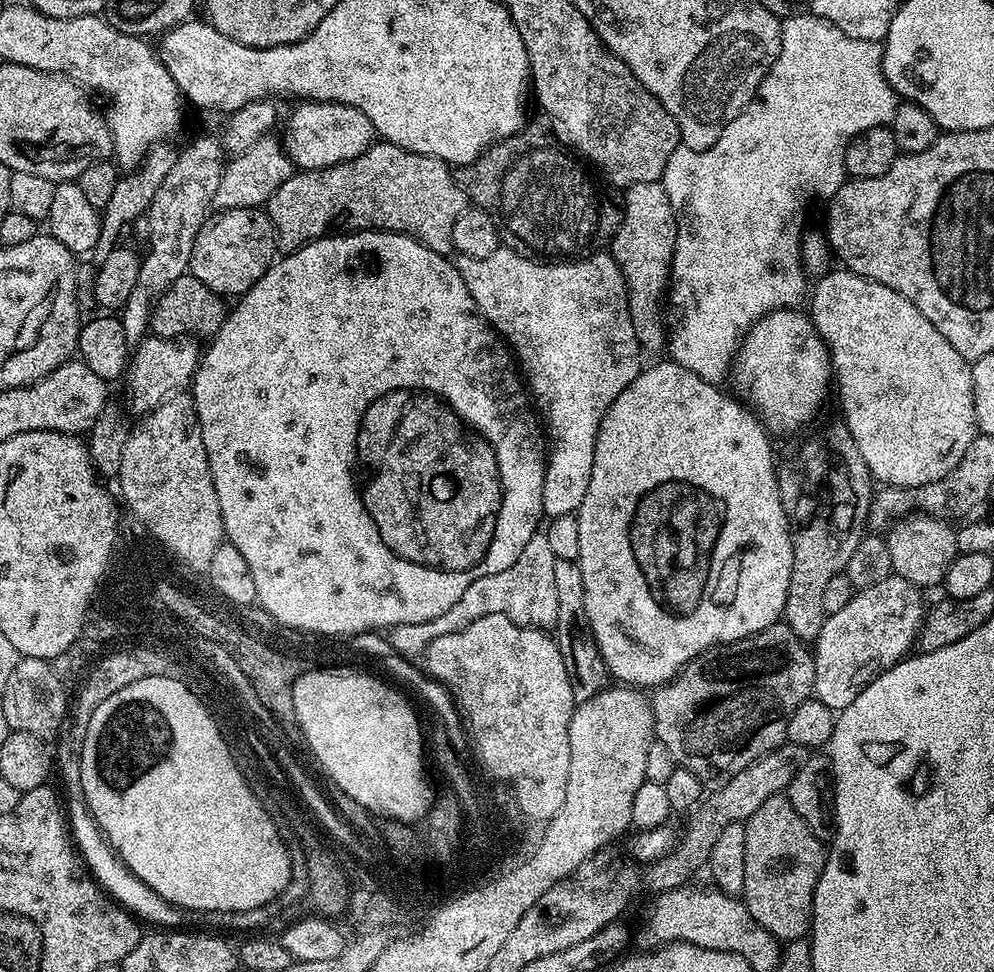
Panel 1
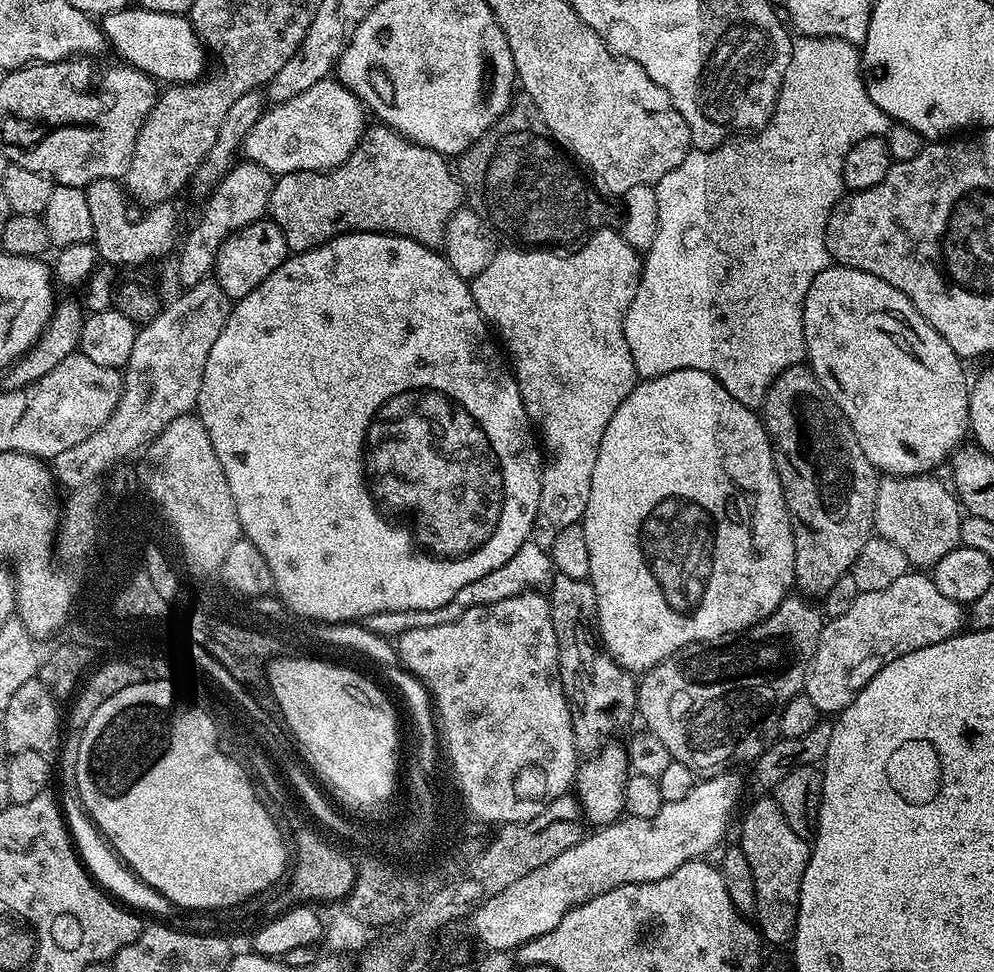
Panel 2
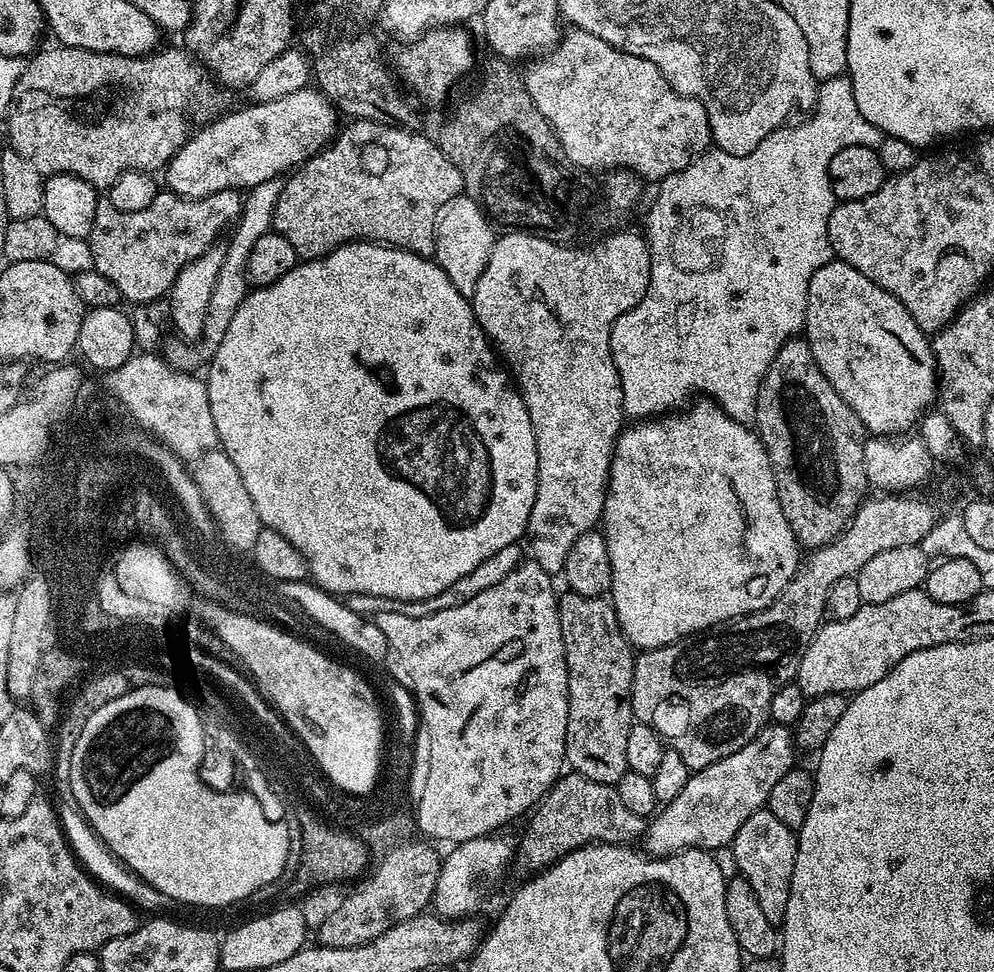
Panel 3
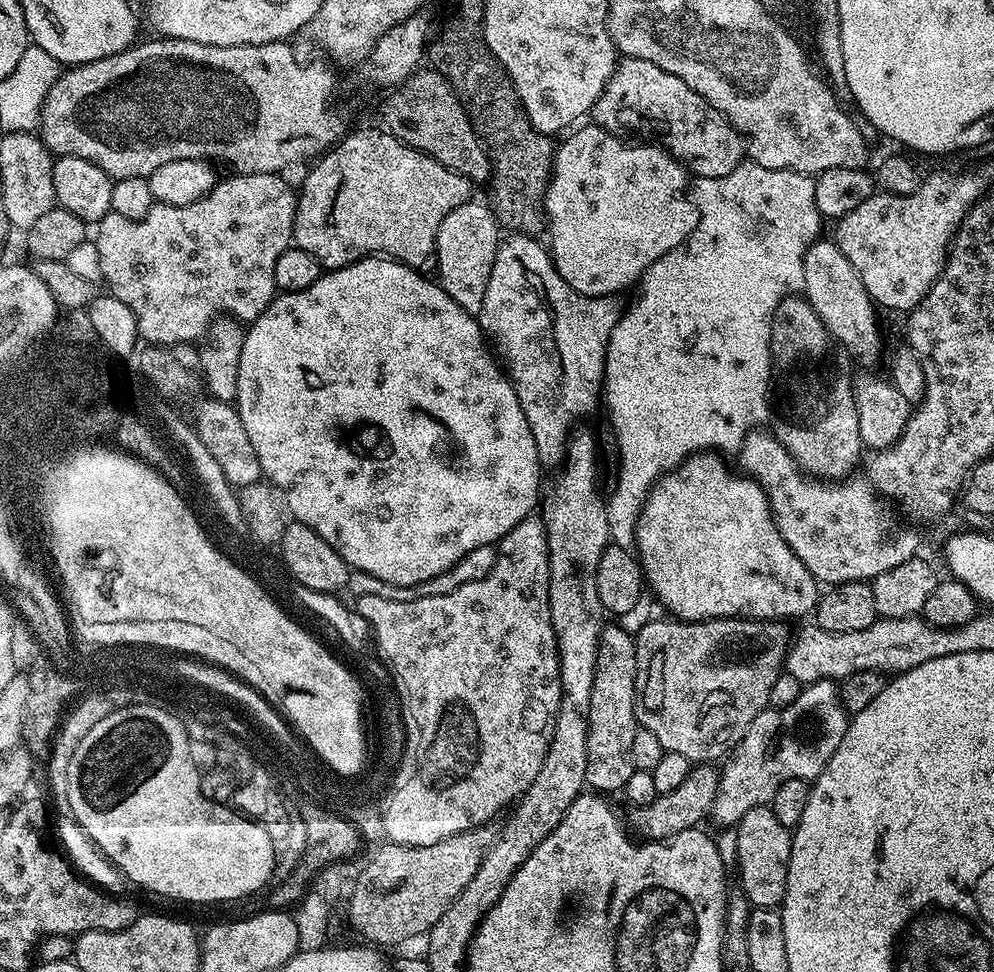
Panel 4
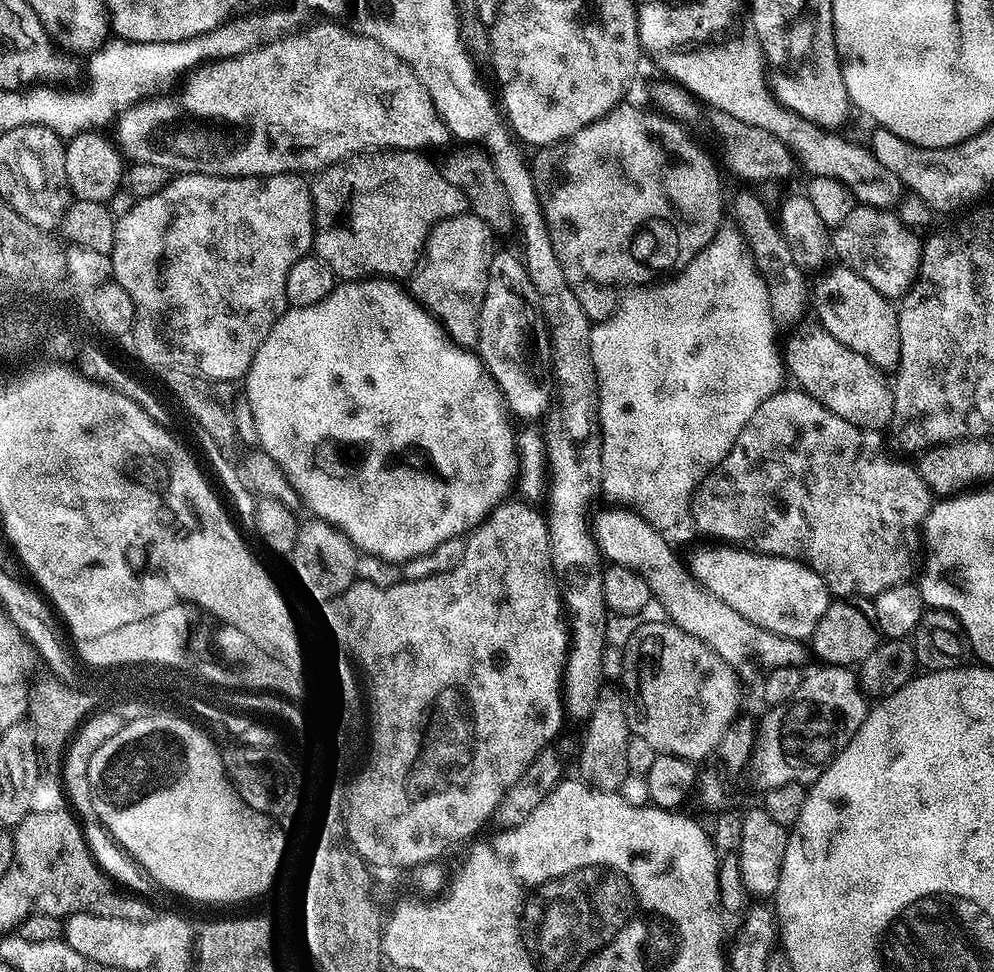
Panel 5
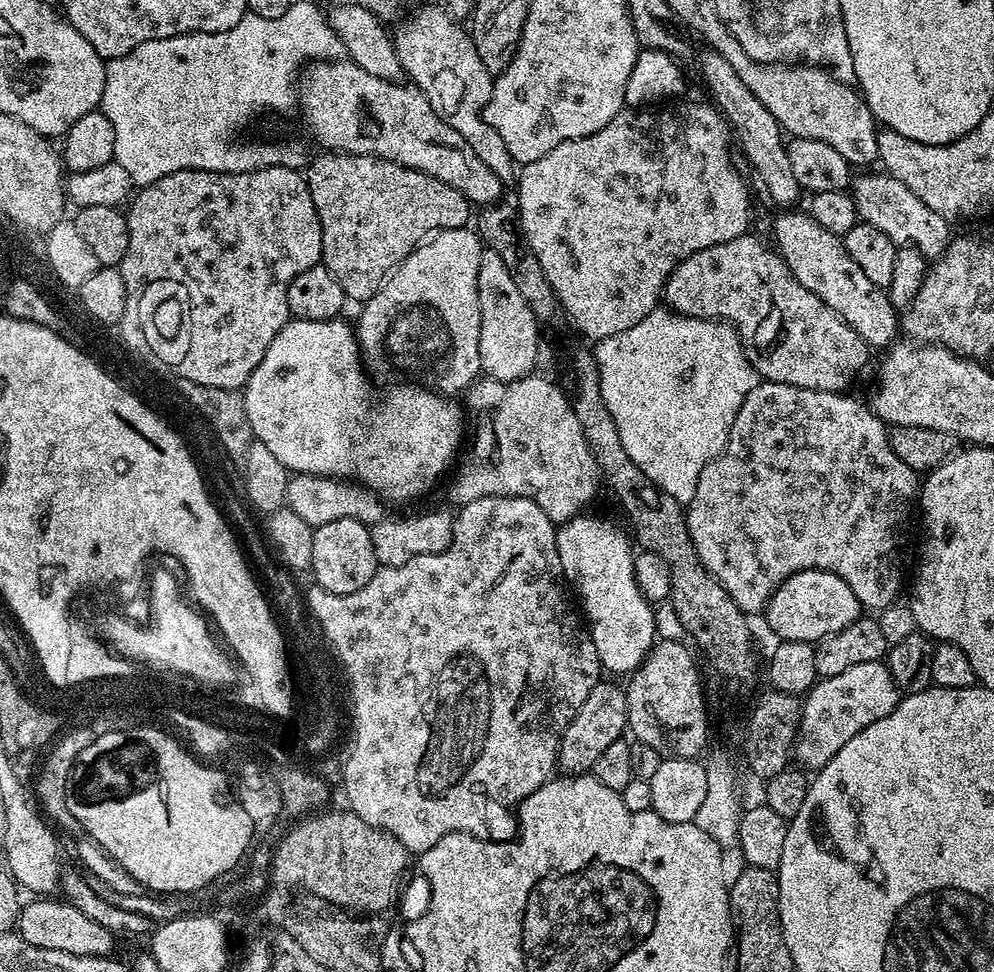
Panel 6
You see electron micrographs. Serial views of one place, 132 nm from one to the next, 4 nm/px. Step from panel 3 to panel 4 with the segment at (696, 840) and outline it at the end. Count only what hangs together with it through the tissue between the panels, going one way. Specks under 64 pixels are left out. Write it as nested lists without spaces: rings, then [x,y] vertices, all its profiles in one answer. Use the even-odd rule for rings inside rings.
[[[831,680],[801,687],[798,698],[790,706],[765,708],[723,761],[724,768],[719,769],[710,820],[735,826],[750,810],[765,807],[772,801],[782,782],[815,781],[840,745],[849,719],[850,713],[840,701],[839,687]]]

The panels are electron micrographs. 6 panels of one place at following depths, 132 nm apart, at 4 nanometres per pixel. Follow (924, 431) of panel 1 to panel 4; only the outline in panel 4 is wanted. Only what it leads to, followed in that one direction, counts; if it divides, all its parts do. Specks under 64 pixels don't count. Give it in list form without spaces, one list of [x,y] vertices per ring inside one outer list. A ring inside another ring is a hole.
[[[818,238],[804,255],[804,287],[802,295],[810,302],[814,314],[824,323],[829,337],[836,340],[856,360],[872,364],[880,352],[880,324],[876,321],[877,305],[862,286],[854,266],[846,262],[846,254],[838,250],[835,239]]]

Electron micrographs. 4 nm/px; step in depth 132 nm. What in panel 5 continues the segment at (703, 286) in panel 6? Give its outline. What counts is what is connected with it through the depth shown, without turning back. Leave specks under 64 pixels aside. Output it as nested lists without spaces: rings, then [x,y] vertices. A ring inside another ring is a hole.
[[[814,326],[805,332],[796,333],[782,350],[782,362],[787,373],[796,378],[795,383],[818,402],[822,402],[838,418],[854,422],[860,428],[884,427],[893,423],[893,385],[884,381],[885,373],[874,367],[862,354],[854,354],[838,338],[834,338],[824,327]]]

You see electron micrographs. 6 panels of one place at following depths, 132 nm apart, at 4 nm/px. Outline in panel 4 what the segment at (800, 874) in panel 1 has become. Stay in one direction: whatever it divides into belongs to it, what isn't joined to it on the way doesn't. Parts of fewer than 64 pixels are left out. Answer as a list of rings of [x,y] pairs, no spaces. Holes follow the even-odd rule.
[[[771,807],[750,810],[739,824],[736,832],[736,864],[740,867],[739,887],[743,889],[752,908],[779,909],[784,903],[788,867],[792,853],[792,832],[778,818],[774,818]]]

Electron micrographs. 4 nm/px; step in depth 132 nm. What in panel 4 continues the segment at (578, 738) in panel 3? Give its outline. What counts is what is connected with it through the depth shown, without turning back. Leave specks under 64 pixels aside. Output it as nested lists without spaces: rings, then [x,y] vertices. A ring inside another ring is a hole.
[[[624,628],[600,629],[594,666],[594,686],[590,690],[588,741],[586,742],[585,785],[600,794],[623,793],[633,772],[630,746],[634,746],[636,723],[636,642]]]

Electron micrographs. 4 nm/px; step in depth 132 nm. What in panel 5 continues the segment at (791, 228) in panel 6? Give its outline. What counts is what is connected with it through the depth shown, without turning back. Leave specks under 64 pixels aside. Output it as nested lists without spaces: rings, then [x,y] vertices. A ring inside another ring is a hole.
[[[829,267],[824,277],[814,284],[814,312],[820,315],[819,325],[824,327],[842,346],[862,354],[871,364],[881,370],[899,369],[900,335],[898,334],[897,305],[887,300],[866,278],[862,278],[852,268]]]

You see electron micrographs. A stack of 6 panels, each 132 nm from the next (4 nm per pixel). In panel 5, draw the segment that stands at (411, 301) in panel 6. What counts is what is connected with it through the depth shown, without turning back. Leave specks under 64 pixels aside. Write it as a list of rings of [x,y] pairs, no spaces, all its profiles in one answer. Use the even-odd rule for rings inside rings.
[[[473,214],[455,216],[436,224],[410,280],[412,295],[440,321],[452,341],[469,350],[475,349],[480,339],[480,311],[490,262],[498,251],[494,237],[492,227]]]

